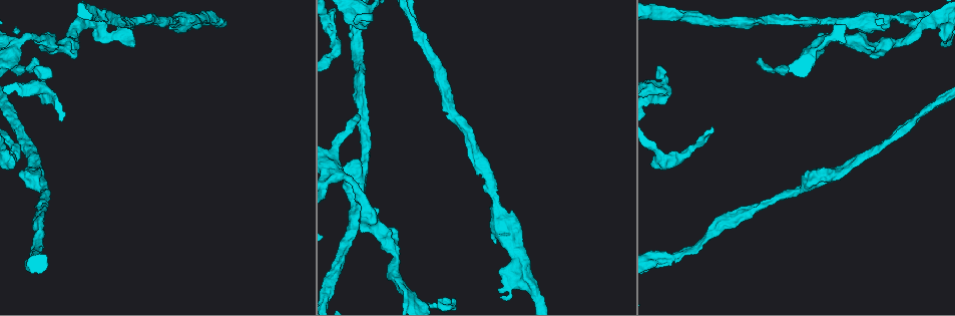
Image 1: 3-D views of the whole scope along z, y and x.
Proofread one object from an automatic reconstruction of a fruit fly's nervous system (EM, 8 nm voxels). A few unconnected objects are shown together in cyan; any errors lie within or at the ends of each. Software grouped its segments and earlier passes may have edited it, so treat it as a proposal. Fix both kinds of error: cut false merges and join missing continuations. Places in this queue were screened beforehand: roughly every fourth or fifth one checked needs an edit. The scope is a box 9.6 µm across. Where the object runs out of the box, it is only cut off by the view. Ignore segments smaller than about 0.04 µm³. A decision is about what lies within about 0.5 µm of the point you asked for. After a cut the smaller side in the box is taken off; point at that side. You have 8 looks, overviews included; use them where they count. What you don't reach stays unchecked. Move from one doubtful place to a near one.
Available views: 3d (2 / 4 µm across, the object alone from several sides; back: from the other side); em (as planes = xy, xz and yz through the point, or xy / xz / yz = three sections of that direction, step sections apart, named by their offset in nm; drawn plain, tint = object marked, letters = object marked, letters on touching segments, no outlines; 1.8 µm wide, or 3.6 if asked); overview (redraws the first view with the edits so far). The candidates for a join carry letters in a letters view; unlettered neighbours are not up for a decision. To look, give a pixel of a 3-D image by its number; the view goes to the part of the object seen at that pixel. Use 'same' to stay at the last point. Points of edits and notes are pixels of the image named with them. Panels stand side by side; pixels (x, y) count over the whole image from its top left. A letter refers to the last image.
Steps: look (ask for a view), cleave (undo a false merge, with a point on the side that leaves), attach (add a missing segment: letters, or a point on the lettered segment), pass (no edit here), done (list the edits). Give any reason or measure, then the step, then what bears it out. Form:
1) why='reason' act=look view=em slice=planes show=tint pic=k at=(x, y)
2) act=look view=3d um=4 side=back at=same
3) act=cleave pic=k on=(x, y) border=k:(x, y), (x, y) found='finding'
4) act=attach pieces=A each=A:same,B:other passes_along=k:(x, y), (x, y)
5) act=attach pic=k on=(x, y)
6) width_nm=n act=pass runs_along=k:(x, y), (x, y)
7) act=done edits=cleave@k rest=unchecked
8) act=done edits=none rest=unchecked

why='free end' act=look view=3d um=4 pic=1 at=(670, 89)

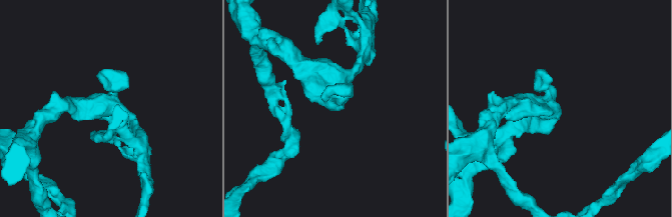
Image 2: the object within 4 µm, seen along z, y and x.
act=look view=em slice=xz step=16 show=tint pic=2 at=(560, 106)

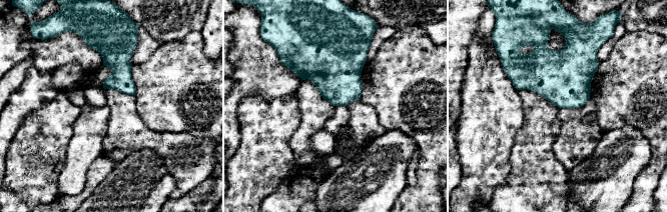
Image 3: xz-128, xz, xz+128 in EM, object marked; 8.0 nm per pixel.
act=look view=em slice=planes show=letters at=same

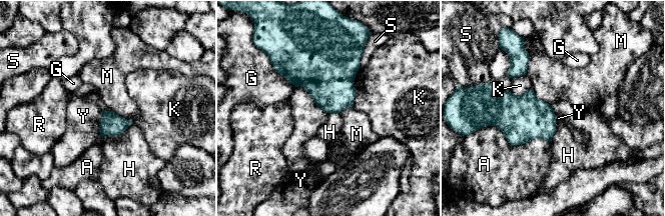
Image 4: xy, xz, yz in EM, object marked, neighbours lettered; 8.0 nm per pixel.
act=pass each=A:other,G:other,H:other,K:other,M:other,R:other,S:other,Y:other border=4:(132, 122), (121, 133), (101, 138) found='no lettered segment goes on from it'

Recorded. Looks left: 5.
why='an open end' act=look view=em slice=planes show=letters pic=1 at=(353, 121)

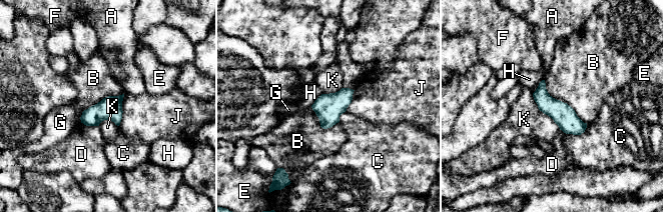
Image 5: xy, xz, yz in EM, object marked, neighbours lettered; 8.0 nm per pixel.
act=pass each=A:other,B:other,C:other,D:other,E:other,F:other,G:other,H:other,J:other,K:other runs_along=5:(542, 84), (542, 94), (582, 129) found='none of them fits'

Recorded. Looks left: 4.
why='thick turns thin' act=look view=3d um=2 pic=1 at=(517, 251)

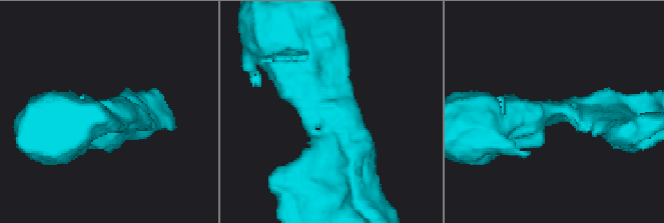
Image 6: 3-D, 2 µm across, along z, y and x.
act=look view=em slice=planes show=letters pic=6 at=(332, 115)

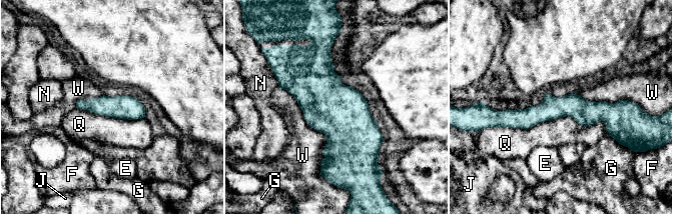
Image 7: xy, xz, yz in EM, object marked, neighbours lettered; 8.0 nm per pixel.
longest_contact=Q:950nm act=pass each=E:other,F:other,G:other,J:other,N:other,Q:other,W:other runs_along=7:(621, 112), (502, 118) found='one neuron here'

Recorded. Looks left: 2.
act=done edits=none rest=unchecked

